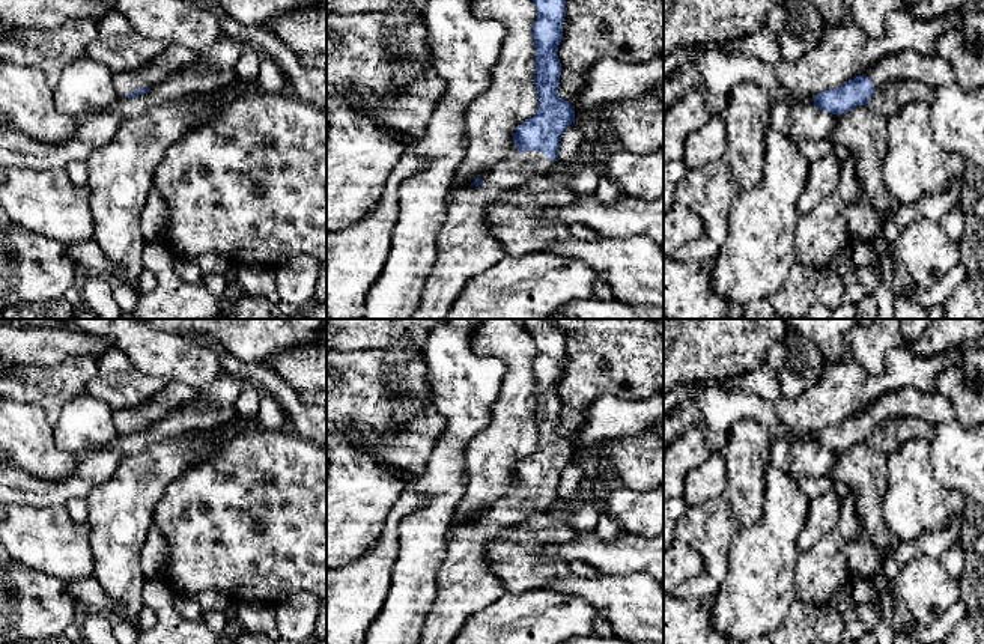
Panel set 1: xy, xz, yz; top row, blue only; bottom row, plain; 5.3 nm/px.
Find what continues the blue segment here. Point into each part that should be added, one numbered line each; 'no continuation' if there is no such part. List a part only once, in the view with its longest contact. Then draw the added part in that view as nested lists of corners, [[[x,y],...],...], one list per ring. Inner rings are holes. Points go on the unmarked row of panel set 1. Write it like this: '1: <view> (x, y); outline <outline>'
1: xz (465, 584); outline [[[539,488],[522,489],[486,509],[480,524],[450,528],[445,560],[436,573],[436,597],[418,644],[451,644],[472,614],[506,591],[490,570],[487,546],[503,530],[545,515],[555,500]]]

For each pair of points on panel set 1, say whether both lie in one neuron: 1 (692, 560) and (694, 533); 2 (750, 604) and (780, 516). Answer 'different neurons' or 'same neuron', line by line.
1: different neurons
2: same neuron

